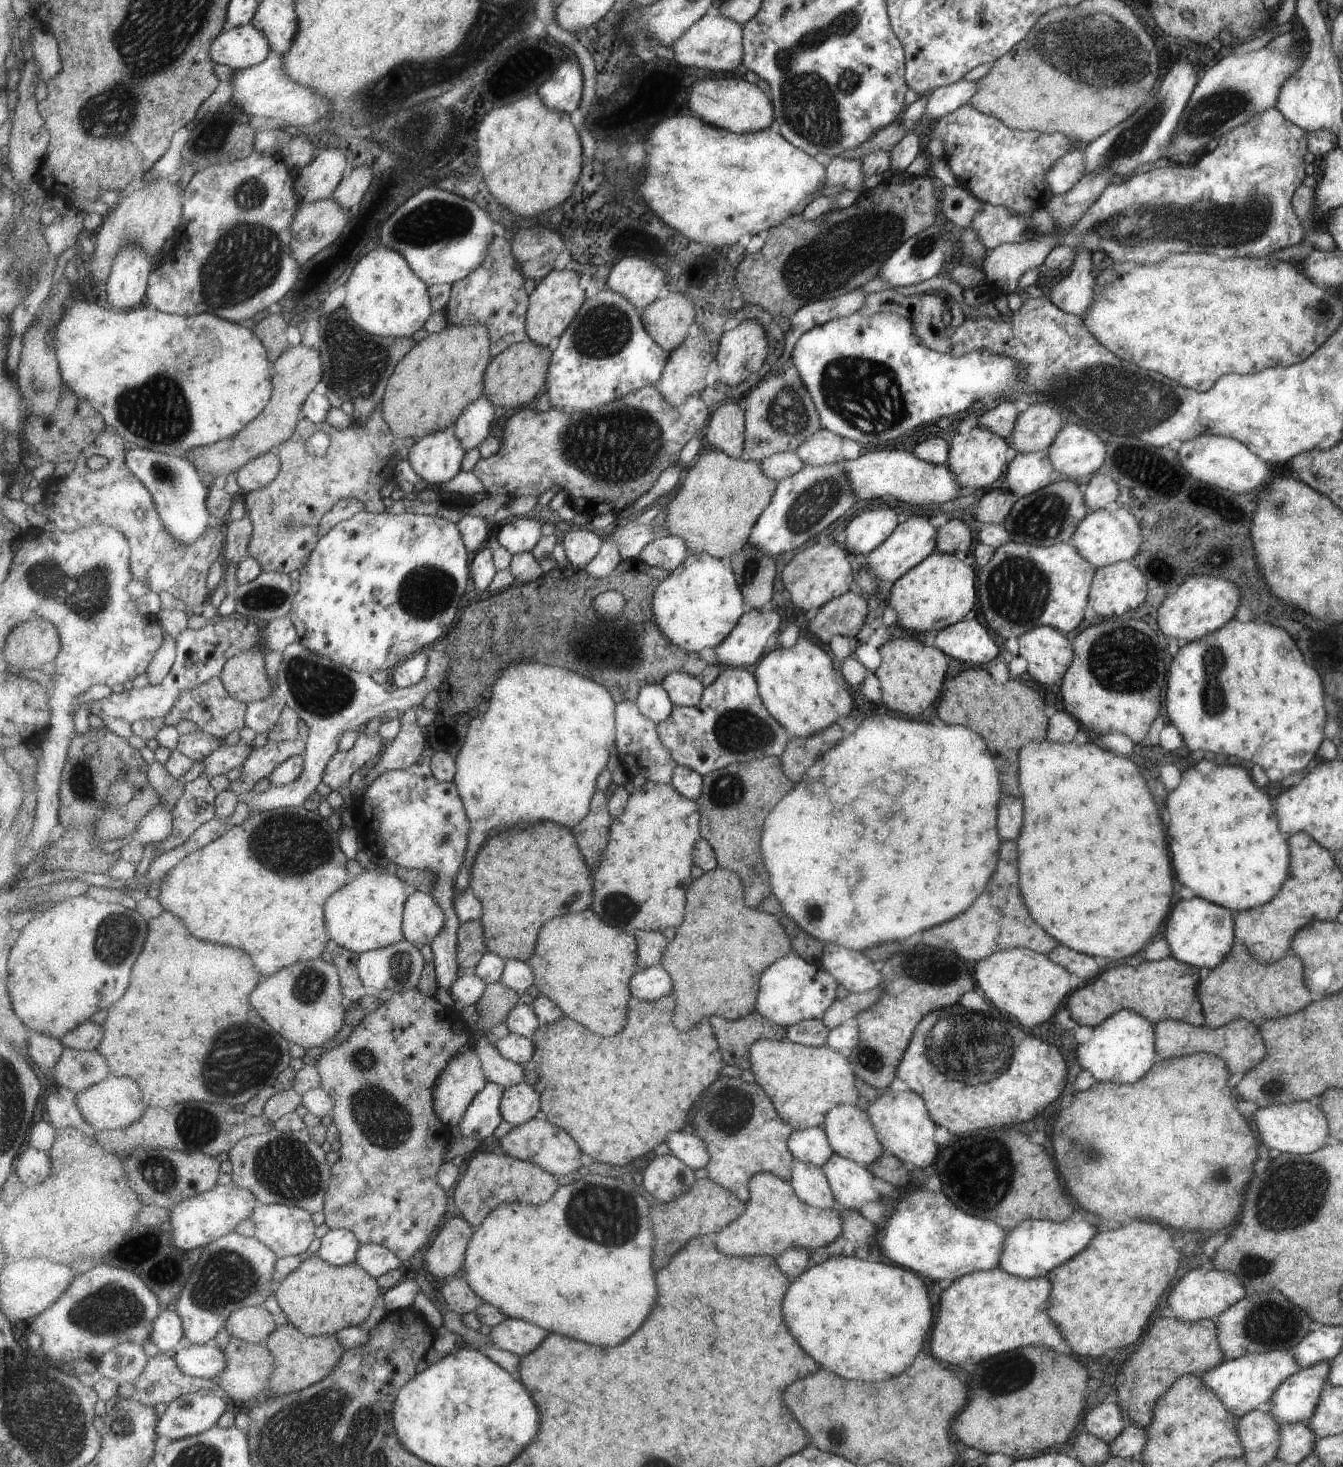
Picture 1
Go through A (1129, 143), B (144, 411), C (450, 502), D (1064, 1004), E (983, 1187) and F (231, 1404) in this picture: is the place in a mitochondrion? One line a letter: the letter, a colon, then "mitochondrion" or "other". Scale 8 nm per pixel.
A: mitochondrion
B: mitochondrion
C: other
D: other
E: mitochondrion
F: other

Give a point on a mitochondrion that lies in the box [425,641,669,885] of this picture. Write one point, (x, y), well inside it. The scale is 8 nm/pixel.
(443, 840)

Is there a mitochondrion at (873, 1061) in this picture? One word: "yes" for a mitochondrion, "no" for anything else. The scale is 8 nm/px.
yes

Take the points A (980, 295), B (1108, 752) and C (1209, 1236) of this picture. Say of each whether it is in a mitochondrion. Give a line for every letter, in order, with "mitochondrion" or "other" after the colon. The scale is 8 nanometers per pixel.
A: other
B: other
C: other

